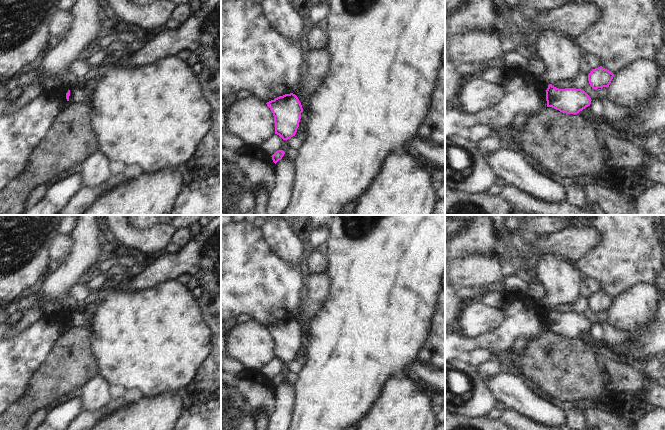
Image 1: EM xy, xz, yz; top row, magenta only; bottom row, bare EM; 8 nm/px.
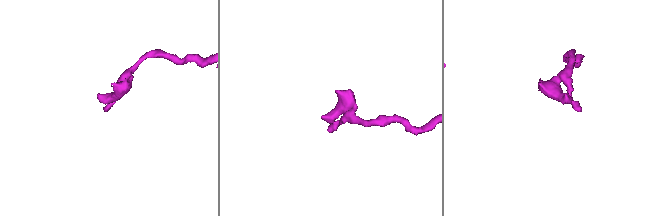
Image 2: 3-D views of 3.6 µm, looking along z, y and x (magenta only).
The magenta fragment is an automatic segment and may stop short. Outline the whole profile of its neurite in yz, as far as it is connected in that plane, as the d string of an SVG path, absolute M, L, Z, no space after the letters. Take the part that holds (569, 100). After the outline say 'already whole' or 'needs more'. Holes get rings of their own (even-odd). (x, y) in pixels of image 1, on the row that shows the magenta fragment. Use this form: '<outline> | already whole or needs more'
M549 84L546 90L546 101L547 107L552 107L566 114L578 114L590 106L592 100L584 90L559 89Z | already whole

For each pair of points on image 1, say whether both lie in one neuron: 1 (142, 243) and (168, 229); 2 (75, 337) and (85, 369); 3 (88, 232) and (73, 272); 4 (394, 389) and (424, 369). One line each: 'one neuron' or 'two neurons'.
1: one neuron
2: one neuron
3: one neuron
4: two neurons

